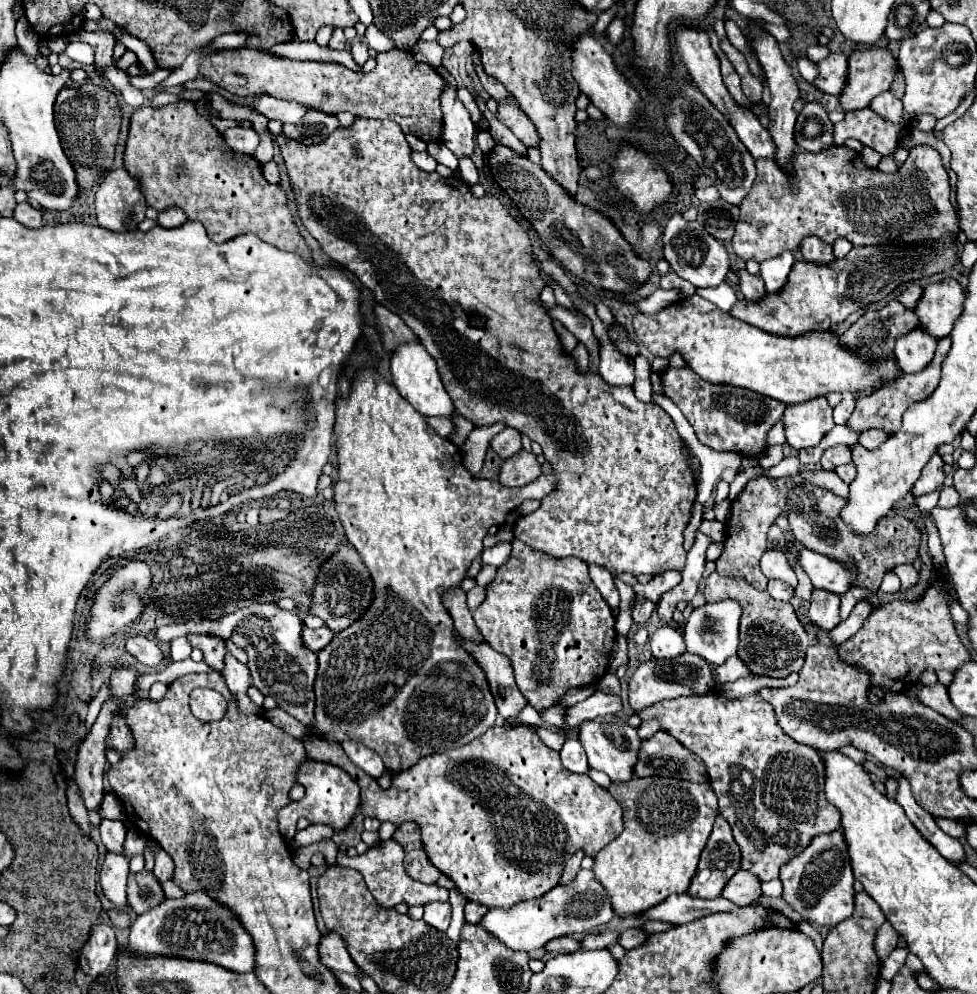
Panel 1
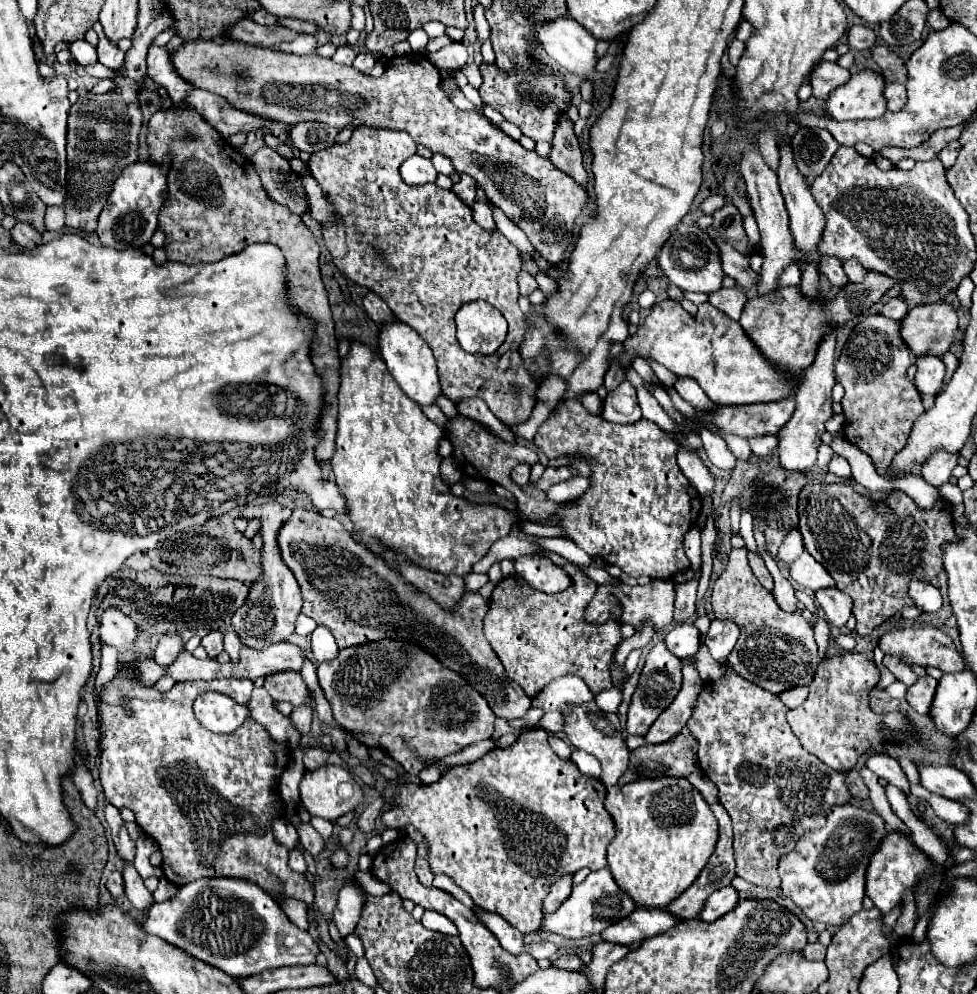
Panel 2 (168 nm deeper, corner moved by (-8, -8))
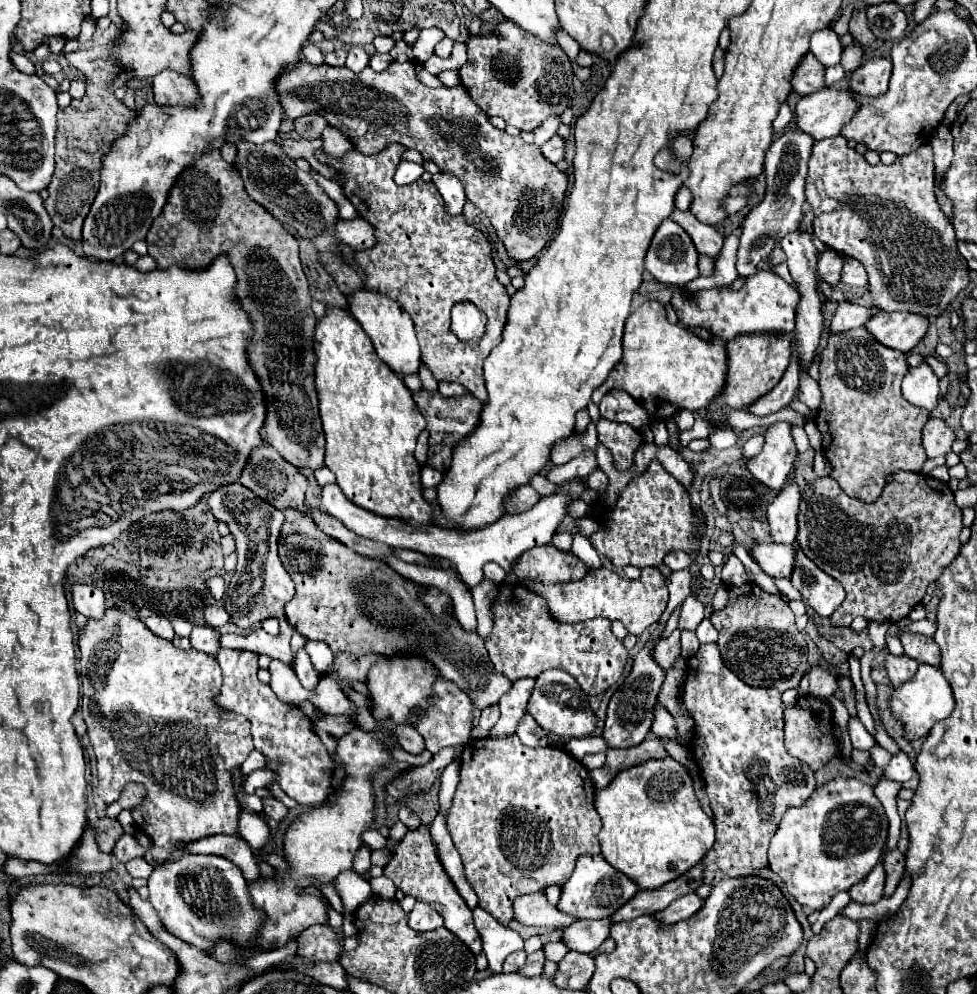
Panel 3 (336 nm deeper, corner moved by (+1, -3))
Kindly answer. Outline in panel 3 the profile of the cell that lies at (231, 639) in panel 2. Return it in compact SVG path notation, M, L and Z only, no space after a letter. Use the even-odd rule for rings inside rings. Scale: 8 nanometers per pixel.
M207 607L205 609L205 621L209 623L209 627L217 629L217 627L221 627L221 623L229 621L229 615L223 607Z

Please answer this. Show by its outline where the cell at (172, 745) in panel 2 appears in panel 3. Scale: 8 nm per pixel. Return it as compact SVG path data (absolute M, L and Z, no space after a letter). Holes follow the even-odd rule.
M107 609L103 621L87 621L87 627L81 631L79 635L79 673L83 679L83 689L81 689L81 707L83 707L83 719L87 723L87 737L95 749L95 757L97 757L97 777L99 777L99 787L97 793L99 797L109 805L113 801L121 799L121 793L125 789L125 785L129 783L139 783L145 787L145 797L143 803L137 805L131 815L133 821L137 825L137 829L145 835L151 837L155 847L167 847L167 845L175 845L175 849L171 851L171 857L167 861L175 861L181 859L183 855L191 855L185 845L211 837L211 835L233 835L233 837L241 837L239 835L239 813L241 813L241 805L235 797L235 789L233 789L233 771L241 767L241 763L249 757L249 753L253 751L253 739L251 739L251 731L249 731L249 721L245 717L239 717L237 713L219 713L219 709L215 709L215 705L211 705L211 697L215 697L215 693L219 693L219 685L223 681L221 677L221 667L215 661L215 657L209 657L205 653L199 653L195 649L183 651L177 649L171 641L165 641L157 635L153 635L139 619L129 617L125 611L121 609Z

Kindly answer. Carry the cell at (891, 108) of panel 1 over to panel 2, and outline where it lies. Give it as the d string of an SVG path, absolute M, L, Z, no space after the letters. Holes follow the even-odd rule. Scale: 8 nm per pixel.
M886 82L884 86L884 98L886 98L886 106L892 112L902 110L902 106L906 104L906 88L900 82Z

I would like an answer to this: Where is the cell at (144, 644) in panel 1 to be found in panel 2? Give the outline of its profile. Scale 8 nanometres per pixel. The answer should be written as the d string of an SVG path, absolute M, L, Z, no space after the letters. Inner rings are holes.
M108 606L100 616L100 640L118 650L128 650L136 642L136 624L116 606Z

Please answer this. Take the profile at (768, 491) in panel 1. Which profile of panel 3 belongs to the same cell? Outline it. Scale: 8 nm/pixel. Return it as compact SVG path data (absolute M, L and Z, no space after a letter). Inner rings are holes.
M895 471L893 475L893 483L885 485L881 497L873 503L849 497L835 479L815 479L801 491L797 545L821 571L837 579L847 593L841 607L831 615L831 623L837 627L849 627L855 617L885 623L895 623L907 617L923 599L927 587L941 577L945 567L951 565L961 551L961 509L955 505L949 485L919 473Z

